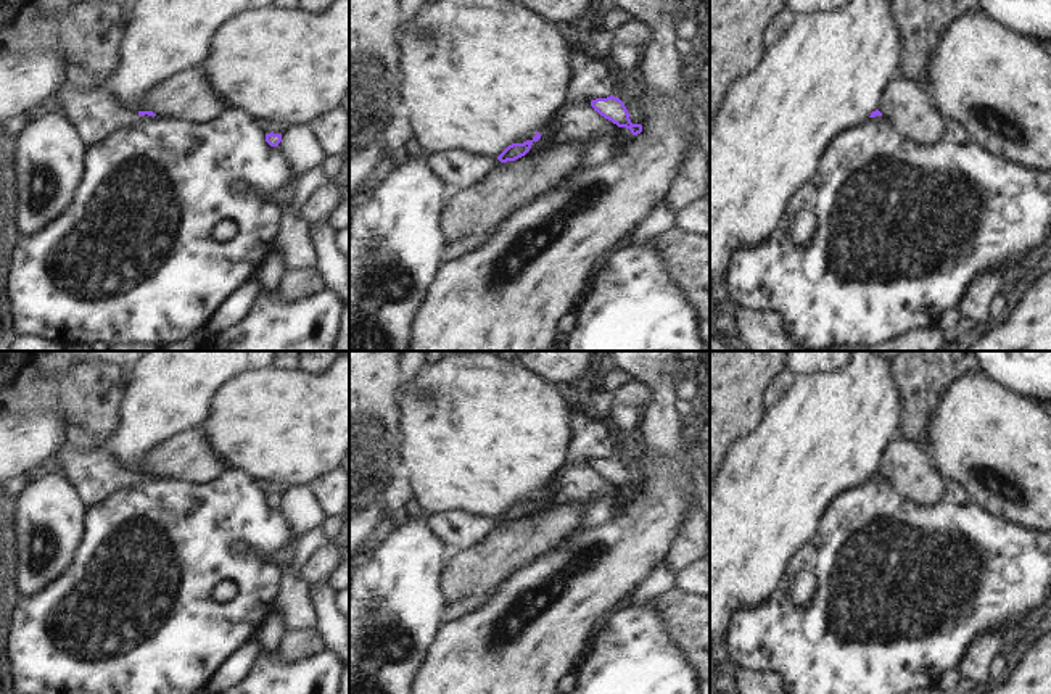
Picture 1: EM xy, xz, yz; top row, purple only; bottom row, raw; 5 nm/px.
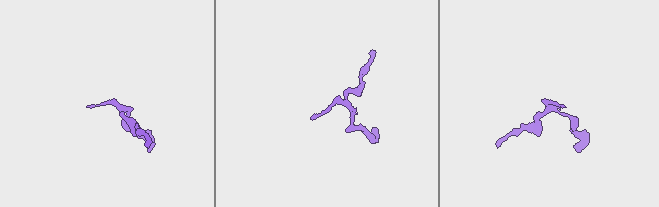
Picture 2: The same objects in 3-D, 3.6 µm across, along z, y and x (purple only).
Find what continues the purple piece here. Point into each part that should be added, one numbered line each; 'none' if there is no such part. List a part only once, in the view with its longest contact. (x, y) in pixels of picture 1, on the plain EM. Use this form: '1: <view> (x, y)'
1: xz (457, 528).

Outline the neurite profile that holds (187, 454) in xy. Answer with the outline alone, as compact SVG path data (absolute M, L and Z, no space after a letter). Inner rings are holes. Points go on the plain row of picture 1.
M190 427L156 446L137 472L156 477L174 477L188 481L209 481L225 467L221 456L208 443L201 427Z

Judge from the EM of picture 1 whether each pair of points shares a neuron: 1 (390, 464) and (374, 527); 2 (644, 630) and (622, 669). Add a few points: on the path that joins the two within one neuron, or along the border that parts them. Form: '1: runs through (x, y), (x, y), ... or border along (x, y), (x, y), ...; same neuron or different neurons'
1: border along (379, 499), (366, 509); different neurons
2: runs through (636, 640), (631, 644), (630, 659); same neuron

